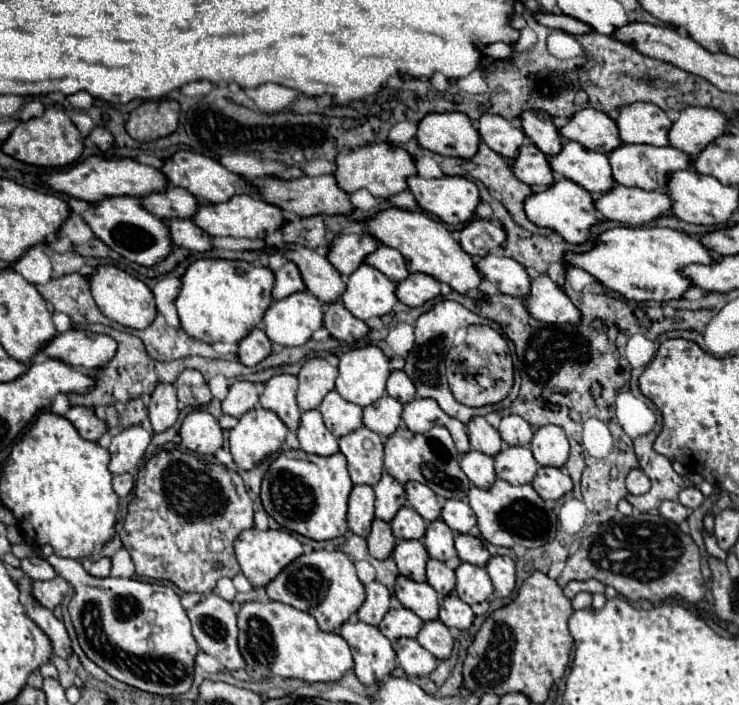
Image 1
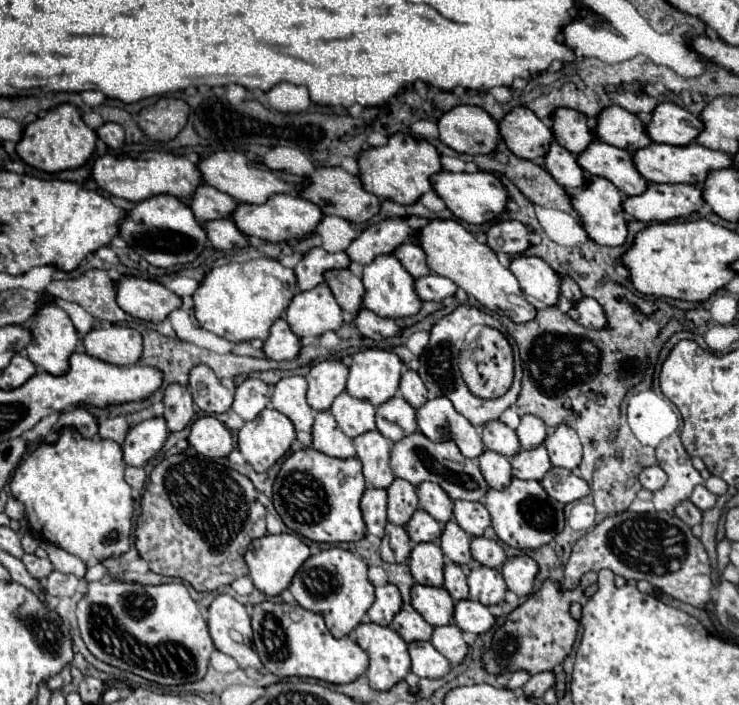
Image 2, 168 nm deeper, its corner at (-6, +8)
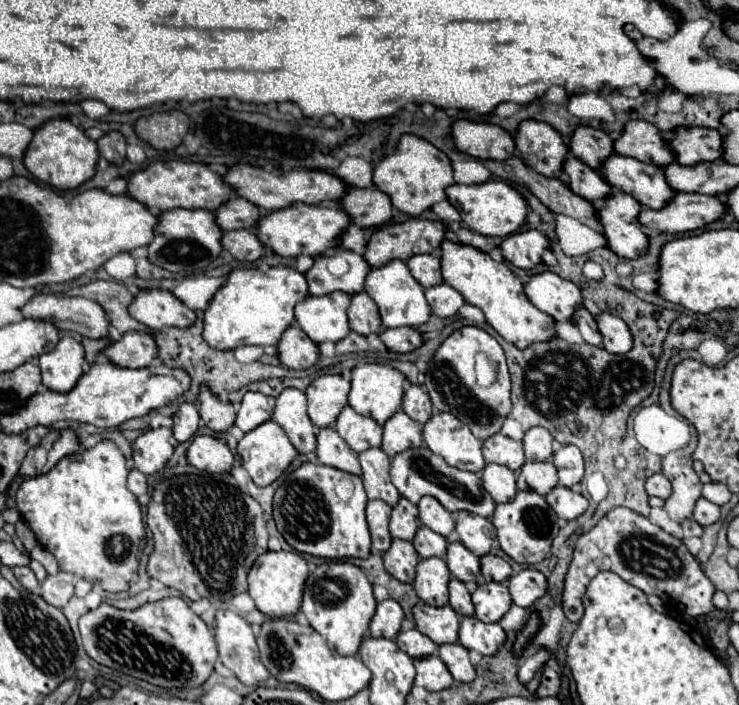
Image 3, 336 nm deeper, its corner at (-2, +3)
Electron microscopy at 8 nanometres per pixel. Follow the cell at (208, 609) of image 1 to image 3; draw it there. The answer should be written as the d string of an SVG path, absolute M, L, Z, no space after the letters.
M220 609L216 611L214 637L220 653L220 661L234 671L244 685L258 685L268 679L270 673L258 657L258 647L250 623L234 613Z

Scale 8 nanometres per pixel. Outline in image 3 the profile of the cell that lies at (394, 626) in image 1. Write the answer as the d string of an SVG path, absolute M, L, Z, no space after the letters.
M418 629L400 631L394 641L410 657L428 657L430 653L436 653L436 649L438 649L438 645L430 637L426 637L424 633L420 633Z

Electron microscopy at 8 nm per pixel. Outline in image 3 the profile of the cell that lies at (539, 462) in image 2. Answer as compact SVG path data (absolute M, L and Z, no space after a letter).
M526 461L516 473L518 489L536 491L538 495L546 495L556 483L558 475L552 461Z

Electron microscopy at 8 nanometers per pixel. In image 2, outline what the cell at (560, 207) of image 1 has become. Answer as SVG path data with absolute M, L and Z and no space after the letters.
M590 178L586 188L578 194L572 196L572 206L582 218L582 224L588 232L588 236L600 244L600 246L622 246L628 238L628 226L624 218L624 208L622 208L622 192L606 178Z

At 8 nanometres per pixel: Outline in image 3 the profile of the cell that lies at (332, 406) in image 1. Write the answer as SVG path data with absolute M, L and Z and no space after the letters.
M350 405L340 411L334 429L356 453L366 451L368 447L380 447L382 441L382 427L372 417L356 413Z

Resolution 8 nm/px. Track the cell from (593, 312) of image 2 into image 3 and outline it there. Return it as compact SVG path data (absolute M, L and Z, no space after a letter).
M602 311L594 319L598 323L598 331L602 335L602 343L604 343L606 351L610 351L610 353L626 353L630 349L630 345L632 345L630 331L628 331L626 323L620 317Z

